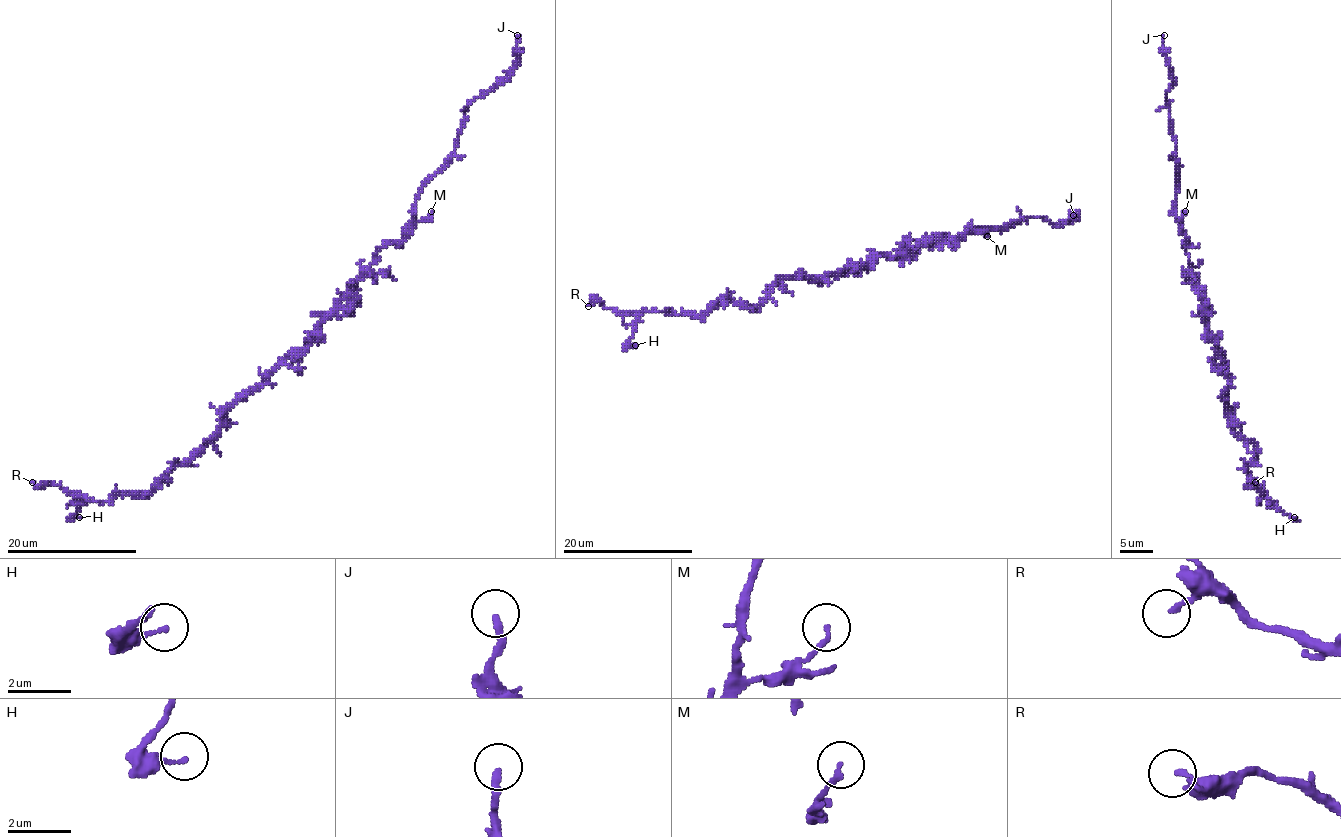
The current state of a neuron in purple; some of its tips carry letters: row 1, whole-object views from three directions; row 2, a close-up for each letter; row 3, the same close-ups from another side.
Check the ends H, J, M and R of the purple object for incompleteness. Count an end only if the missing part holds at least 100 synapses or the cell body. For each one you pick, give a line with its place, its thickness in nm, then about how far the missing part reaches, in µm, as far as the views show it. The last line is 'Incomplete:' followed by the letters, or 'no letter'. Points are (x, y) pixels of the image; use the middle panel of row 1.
J: (1073, 215) | 240 nm | 45 µm
Incomplete: J

